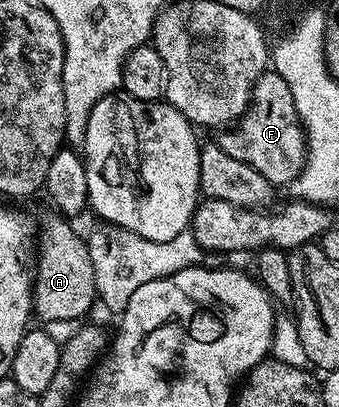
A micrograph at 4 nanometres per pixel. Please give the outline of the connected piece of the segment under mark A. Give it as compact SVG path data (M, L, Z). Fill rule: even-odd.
M50 215L43 221L41 221L41 236L38 238L37 246L39 245L39 262L34 262L33 265L33 313L37 318L40 317L43 321L75 321L78 317L83 317L91 309L91 304L96 304L97 294L95 292L95 276L93 275L93 259L89 259L89 247L87 246L86 240L74 229L72 222L68 218L62 215Z

